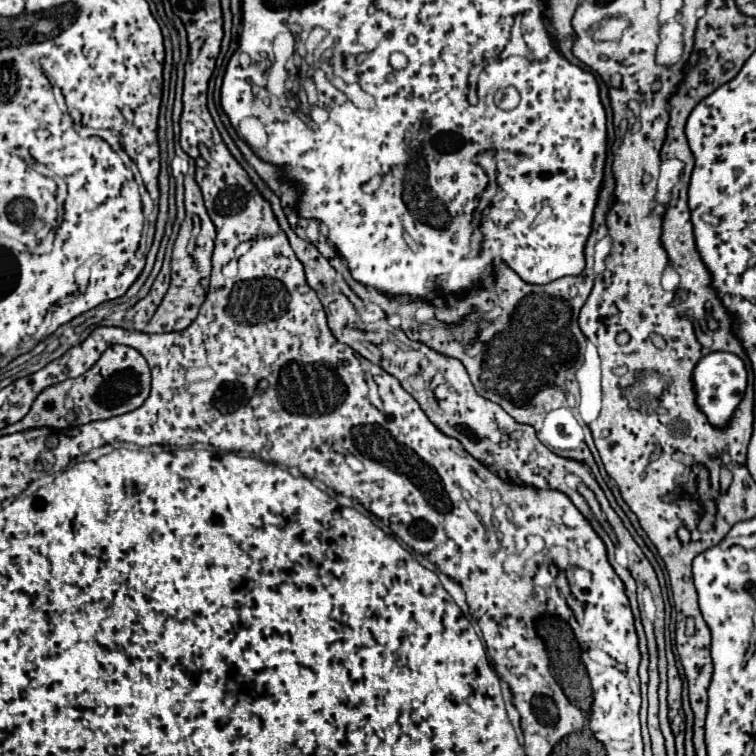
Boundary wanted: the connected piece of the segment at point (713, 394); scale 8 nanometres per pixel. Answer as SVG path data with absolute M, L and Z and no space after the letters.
M712 352L704 356L698 366L694 368L694 388L696 388L696 404L708 416L714 426L724 426L732 412L736 410L738 402L742 400L746 388L746 368L744 362L730 354L730 352Z

